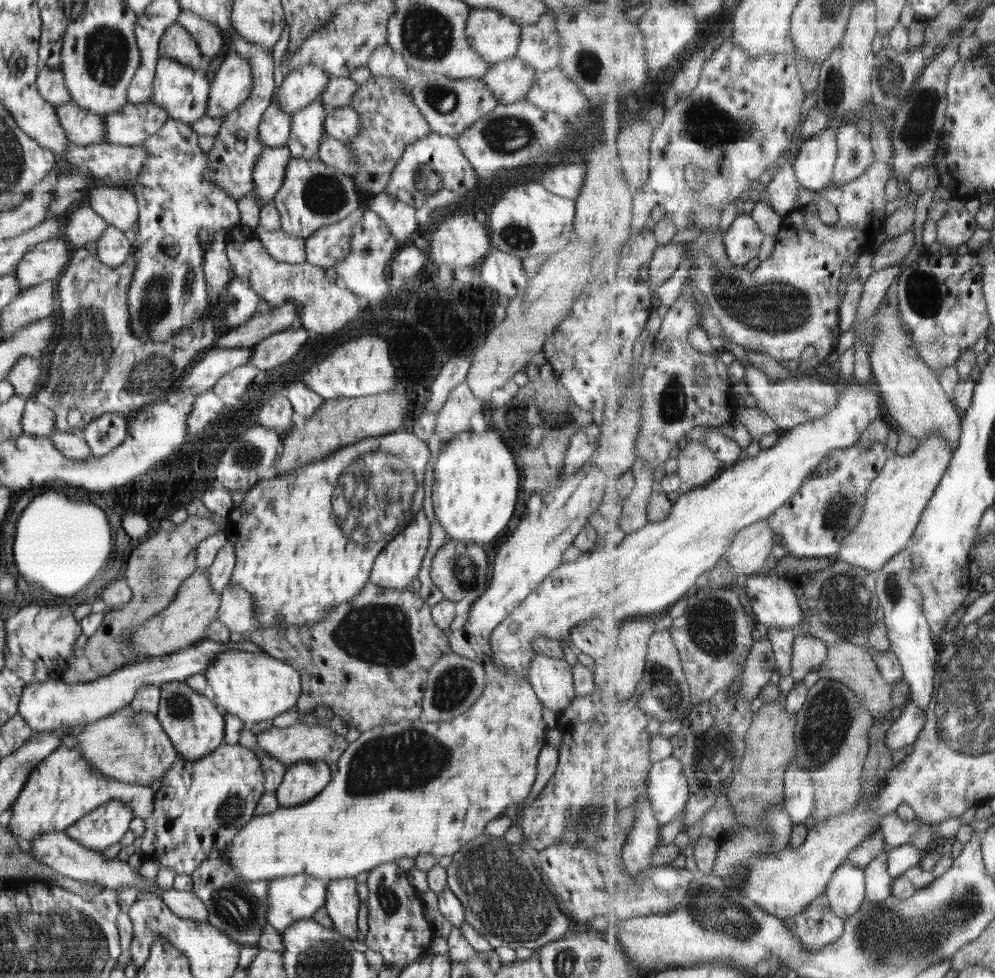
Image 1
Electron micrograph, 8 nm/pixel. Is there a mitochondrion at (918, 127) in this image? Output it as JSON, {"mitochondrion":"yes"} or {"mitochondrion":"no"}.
{"mitochondrion":"yes"}

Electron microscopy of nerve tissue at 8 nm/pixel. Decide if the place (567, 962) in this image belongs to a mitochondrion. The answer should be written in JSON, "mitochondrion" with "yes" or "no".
{"mitochondrion":"yes"}

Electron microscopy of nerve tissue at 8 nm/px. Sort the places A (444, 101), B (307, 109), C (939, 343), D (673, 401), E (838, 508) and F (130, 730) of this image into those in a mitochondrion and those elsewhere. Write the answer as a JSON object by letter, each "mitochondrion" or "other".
{"A":"mitochondrion","B":"other","C":"mitochondrion","D":"mitochondrion","E":"mitochondrion","F":"mitochondrion"}

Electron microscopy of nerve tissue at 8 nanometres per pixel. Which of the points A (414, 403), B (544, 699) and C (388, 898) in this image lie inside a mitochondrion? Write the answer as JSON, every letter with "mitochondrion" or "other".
{"A":"other","B":"other","C":"mitochondrion"}

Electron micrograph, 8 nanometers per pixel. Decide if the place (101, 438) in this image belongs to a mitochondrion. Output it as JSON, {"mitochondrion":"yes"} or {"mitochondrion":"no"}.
{"mitochondrion":"yes"}

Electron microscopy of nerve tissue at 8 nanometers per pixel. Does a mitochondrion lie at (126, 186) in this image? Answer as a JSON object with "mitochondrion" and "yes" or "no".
{"mitochondrion":"no"}

